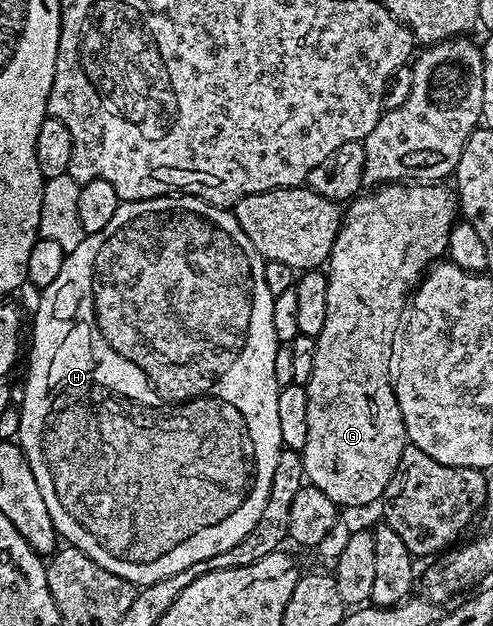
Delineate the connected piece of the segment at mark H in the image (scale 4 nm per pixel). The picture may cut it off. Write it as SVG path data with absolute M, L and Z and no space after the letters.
M189 194L165 196L162 198L147 198L137 202L121 202L118 212L110 219L110 224L102 228L102 232L85 234L78 248L66 253L62 270L54 282L42 290L40 303L36 306L36 323L32 326L32 355L28 358L28 383L24 386L24 403L19 403L21 428L18 435L18 445L23 450L30 464L30 472L34 472L34 480L38 480L38 492L42 492L42 500L46 500L46 512L50 512L50 520L54 524L57 535L67 545L77 546L94 564L106 568L106 572L114 572L114 576L122 576L122 580L131 582L133 586L149 586L158 580L166 580L166 576L174 576L174 572L182 572L202 560L210 560L238 544L258 524L258 516L262 516L262 508L266 508L266 500L270 492L270 480L274 476L274 464L278 464L278 456L282 449L280 433L278 432L278 396L280 387L275 382L274 360L278 347L274 336L274 304L270 288L266 288L264 275L265 258L250 244L250 236L242 232L235 213L222 206L212 206Z

